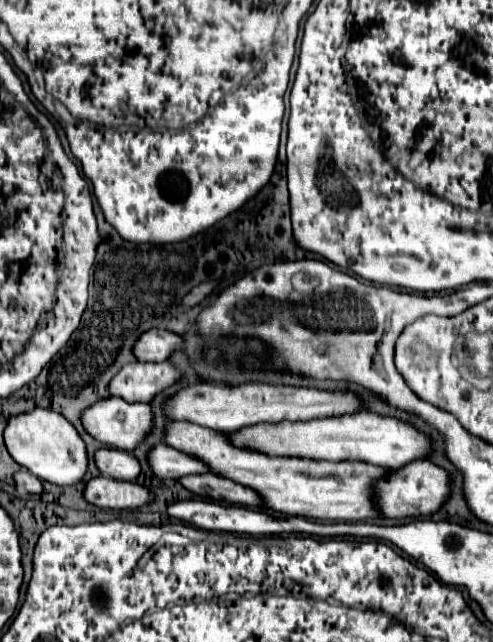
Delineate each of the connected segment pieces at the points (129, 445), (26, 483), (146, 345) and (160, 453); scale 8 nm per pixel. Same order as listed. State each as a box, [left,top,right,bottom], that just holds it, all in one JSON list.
[[80,397,152,451],[14,469,42,493],[132,329,182,363],[148,445,206,479]]

